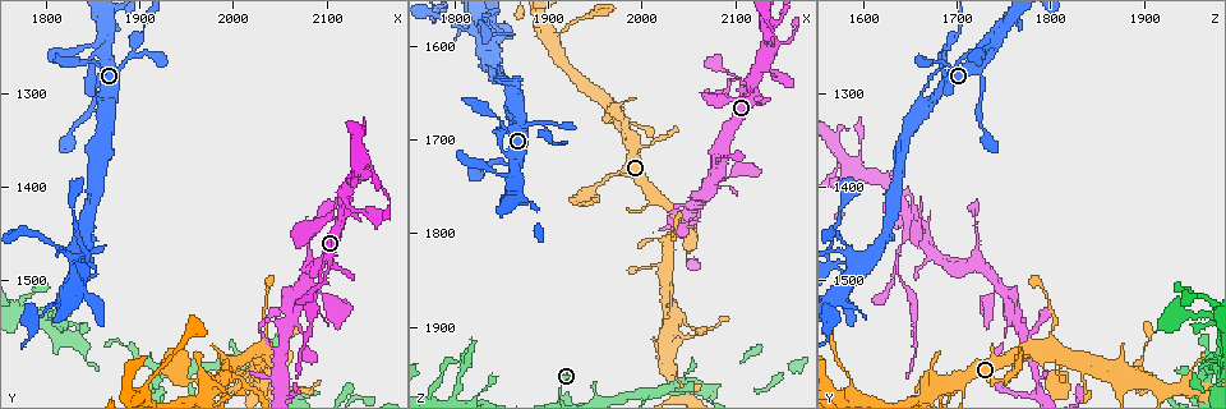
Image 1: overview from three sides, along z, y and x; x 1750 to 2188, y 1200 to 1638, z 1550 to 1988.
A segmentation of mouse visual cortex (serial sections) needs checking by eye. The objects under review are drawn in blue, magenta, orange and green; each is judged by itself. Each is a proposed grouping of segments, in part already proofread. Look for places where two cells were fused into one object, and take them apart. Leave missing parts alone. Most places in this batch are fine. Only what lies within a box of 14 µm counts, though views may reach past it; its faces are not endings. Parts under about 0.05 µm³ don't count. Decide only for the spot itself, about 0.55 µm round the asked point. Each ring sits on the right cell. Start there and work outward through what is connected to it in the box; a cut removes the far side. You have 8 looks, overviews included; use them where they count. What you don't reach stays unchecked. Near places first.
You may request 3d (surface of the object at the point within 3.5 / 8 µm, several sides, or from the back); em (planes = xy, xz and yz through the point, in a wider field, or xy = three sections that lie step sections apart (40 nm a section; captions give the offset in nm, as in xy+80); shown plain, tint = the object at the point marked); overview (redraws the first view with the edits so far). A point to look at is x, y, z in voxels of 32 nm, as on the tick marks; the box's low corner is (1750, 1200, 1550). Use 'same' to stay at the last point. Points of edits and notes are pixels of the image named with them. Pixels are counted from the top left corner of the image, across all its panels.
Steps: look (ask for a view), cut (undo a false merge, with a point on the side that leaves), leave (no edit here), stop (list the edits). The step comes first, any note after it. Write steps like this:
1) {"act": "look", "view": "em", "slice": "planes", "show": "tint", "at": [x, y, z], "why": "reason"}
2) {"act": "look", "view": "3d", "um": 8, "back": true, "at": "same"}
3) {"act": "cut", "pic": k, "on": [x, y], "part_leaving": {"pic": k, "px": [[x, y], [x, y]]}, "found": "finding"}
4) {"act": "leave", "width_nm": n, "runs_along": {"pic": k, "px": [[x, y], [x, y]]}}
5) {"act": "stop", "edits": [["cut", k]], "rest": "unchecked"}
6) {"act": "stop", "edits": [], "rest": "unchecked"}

{"act": "look", "view": "3d", "um": 8, "at": [2095, 1485, 1640], "why": "two arms in line, one across"}

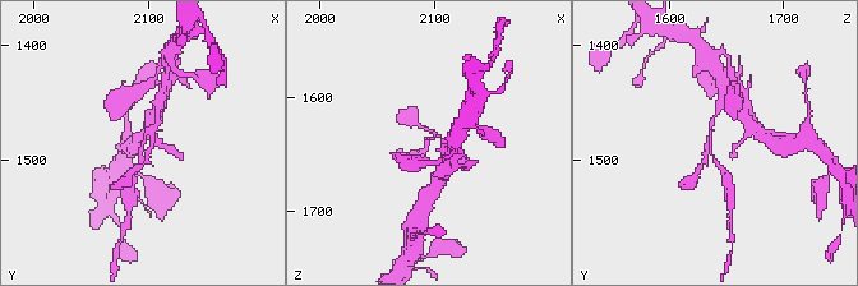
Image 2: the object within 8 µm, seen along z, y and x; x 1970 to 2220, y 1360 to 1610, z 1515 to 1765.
{"act": "look", "view": "3d", "um": 3.5, "at": [2098, 1486, 1638]}

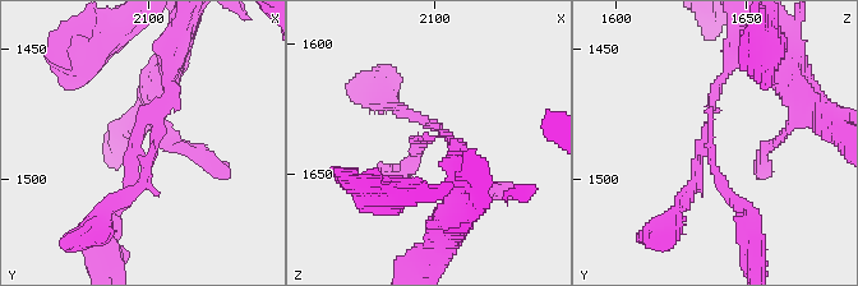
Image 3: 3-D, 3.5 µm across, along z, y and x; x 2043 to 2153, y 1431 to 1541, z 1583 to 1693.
{"act": "look", "view": "em", "slice": "xy", "step": 5, "show": "tint", "at": [2097, 1486, 1637], "arms": 3, "arm_widths_nm": [150, 150, 150]}

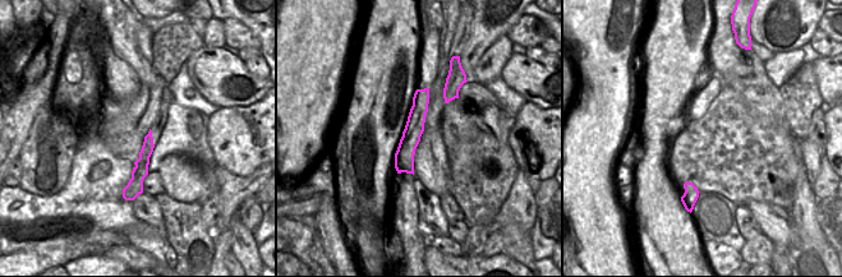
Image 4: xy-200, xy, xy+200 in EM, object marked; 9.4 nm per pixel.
{"act": "cut", "pic": 3, "on": [132, 179], "part_leaving": {"pic": 3, "px": [[711, 138], [715, 174], [751, 216], [751, 244]]}, "found": "two cells meet here"}

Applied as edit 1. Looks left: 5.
{"act": "look", "view": "3d", "um": 3.5, "at": [2010, 1615, 1700], "why": "sharp bend"}

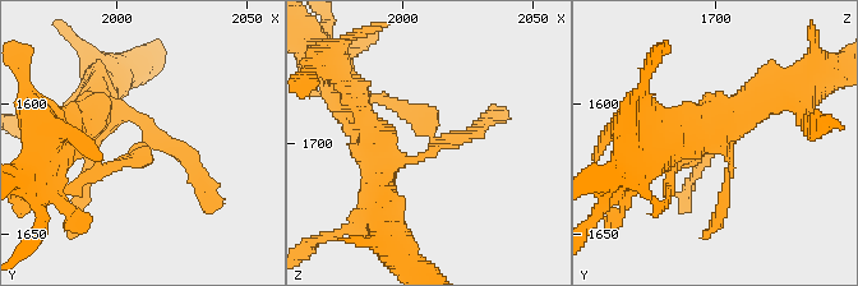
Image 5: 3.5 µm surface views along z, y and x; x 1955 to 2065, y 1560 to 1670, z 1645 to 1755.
{"act": "look", "view": "em", "slice": "xy", "step": 3, "show": "tint", "at": [2012, 1613, 1702], "arms": 3, "arm_widths_nm": [150, 150, 400]}

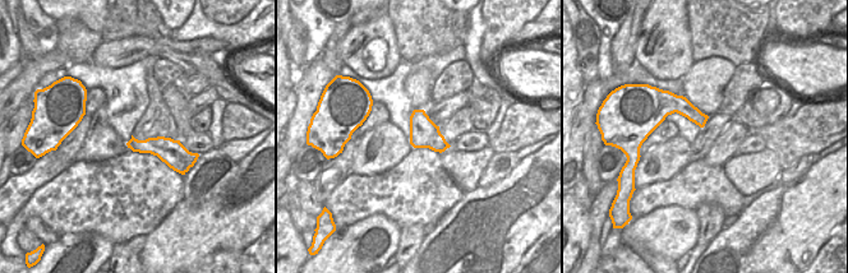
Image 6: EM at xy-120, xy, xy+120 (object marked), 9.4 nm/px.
{"act": "leave", "runs_along": {"pic": 6, "px": [[704, 118], [668, 107], [653, 124]]}, "found": "one cell here"}

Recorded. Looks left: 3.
{"act": "look", "view": "3d", "um": 8, "at": [1895, 1260, 1685], "why": "three-way junction"}

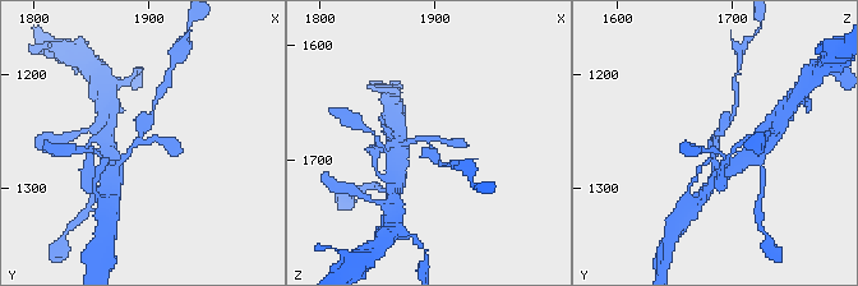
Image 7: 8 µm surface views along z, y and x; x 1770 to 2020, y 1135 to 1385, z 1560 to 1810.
{"act": "look", "view": "3d", "um": 3.5, "at": [1892, 1260, 1682]}

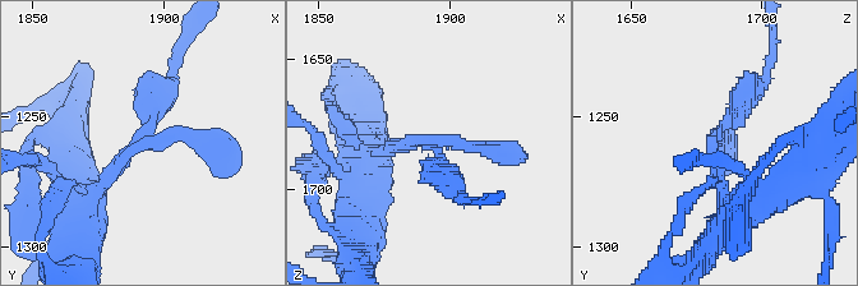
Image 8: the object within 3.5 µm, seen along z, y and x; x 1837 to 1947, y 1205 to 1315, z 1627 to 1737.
{"act": "look", "view": "em", "slice": "xy", "step": 1, "show": "tint", "at": [1893, 1259, 1682], "arms": 3, "arm_widths_nm": [200, 200, 250], "why": "now the EM"}

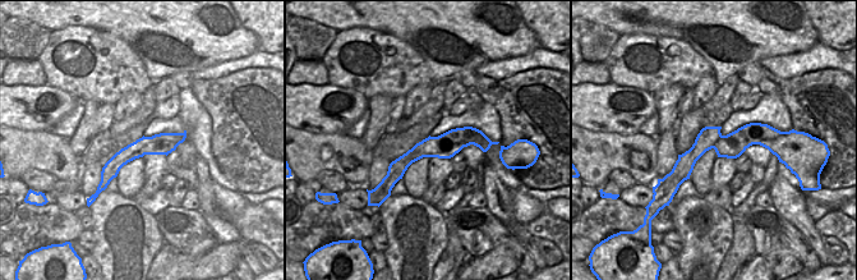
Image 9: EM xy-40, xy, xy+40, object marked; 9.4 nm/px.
{"act": "leave", "runs_along": {"pic": 9, "px": [[769, 136], [705, 142], [671, 177]]}, "found": "all the same cell"}

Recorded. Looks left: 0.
{"act": "stop", "edits": [["cut", 3]], "rest": "unchecked"}

